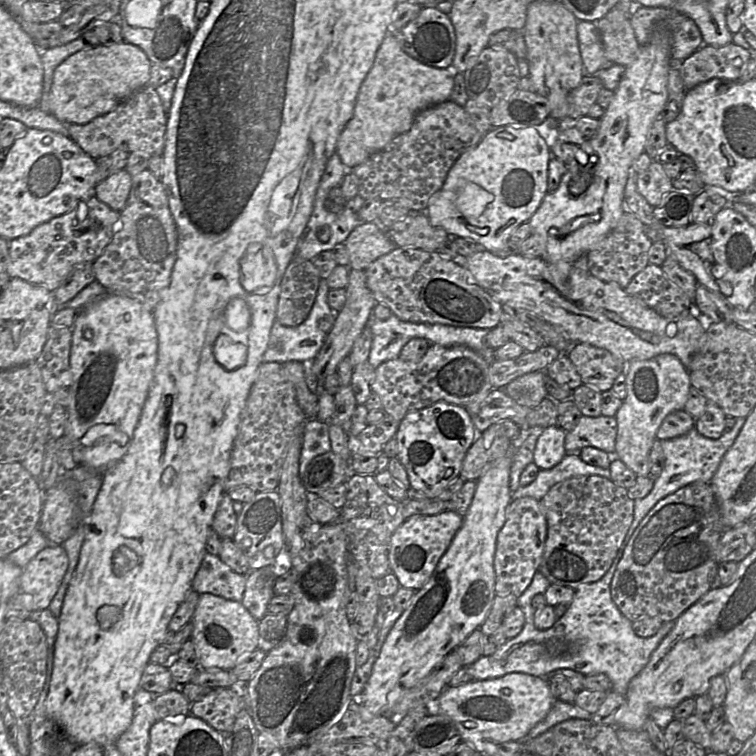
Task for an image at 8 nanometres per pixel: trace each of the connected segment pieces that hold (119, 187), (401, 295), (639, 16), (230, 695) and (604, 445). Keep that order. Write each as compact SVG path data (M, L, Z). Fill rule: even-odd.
M122 169L98 183L94 197L114 211L121 212L128 200L131 186L131 175Z
M395 248L373 261L364 271L367 286L378 304L384 304L398 318L413 323L493 329L502 322L505 307L483 289L471 272L439 254L416 248Z
M636 6L631 25L640 46L648 44L658 31L668 34L672 62L682 62L704 44L696 23L689 17L667 8Z
M214 688L199 701L191 703L190 715L205 721L221 733L229 733L238 713L245 708L245 697L232 688Z
M582 416L576 427L566 432L565 449L568 454L579 453L584 447L594 447L613 454L615 453L616 436L615 416Z

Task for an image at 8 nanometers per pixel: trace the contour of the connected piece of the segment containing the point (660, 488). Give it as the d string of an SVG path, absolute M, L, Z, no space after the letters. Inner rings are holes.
M742 418L736 426L725 431L719 439L710 439L701 435L696 428L688 433L672 439L660 440L665 456L662 473L654 482L651 492L641 500L634 500L634 516L630 528L621 544L625 550L633 533L648 512L664 497L694 482L710 483L724 455L730 449L744 426L746 418Z

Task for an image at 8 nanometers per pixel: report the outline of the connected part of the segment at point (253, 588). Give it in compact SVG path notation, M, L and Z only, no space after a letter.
M283 547L273 564L247 574L246 590L241 602L258 621L267 614L269 601L274 596L275 581L291 567L290 553L287 547Z

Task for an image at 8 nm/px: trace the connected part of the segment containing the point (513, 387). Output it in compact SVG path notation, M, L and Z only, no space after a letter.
M536 371L514 379L505 386L505 393L519 405L536 407L547 397L545 371Z

